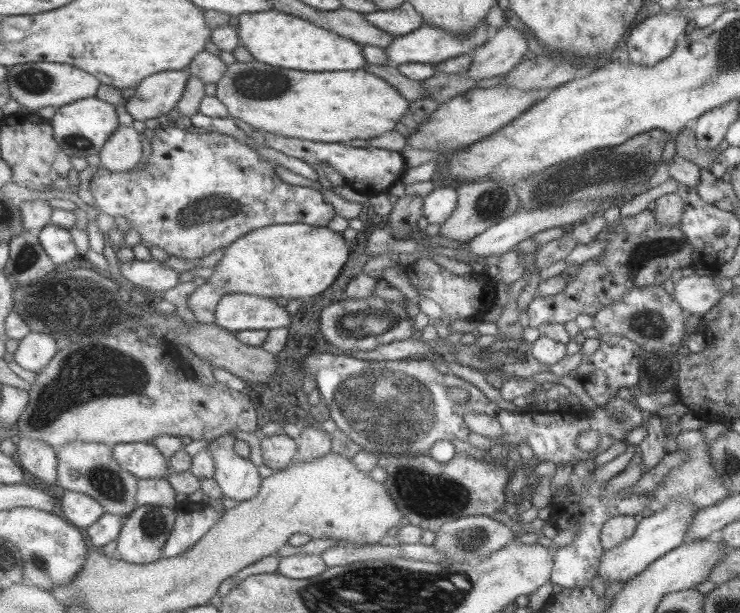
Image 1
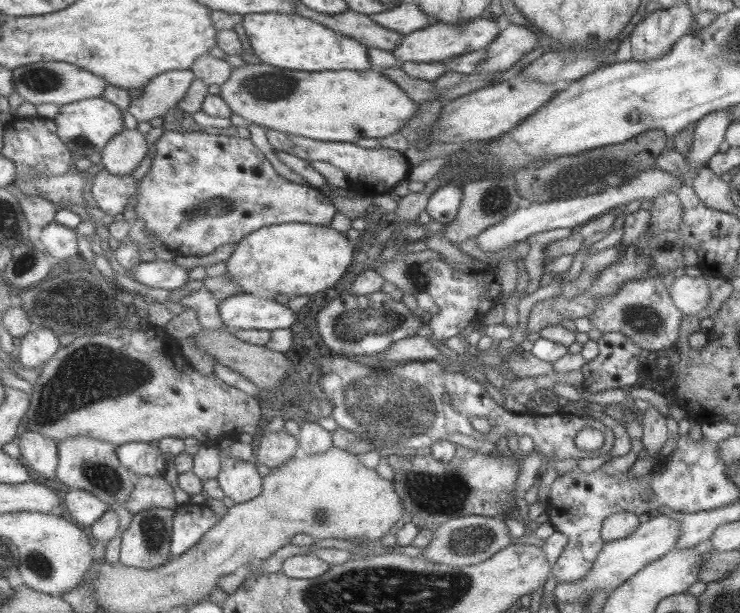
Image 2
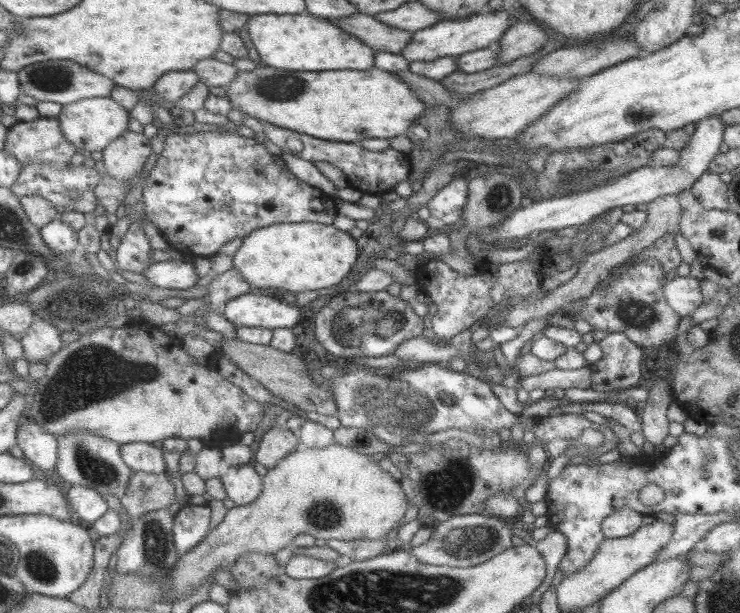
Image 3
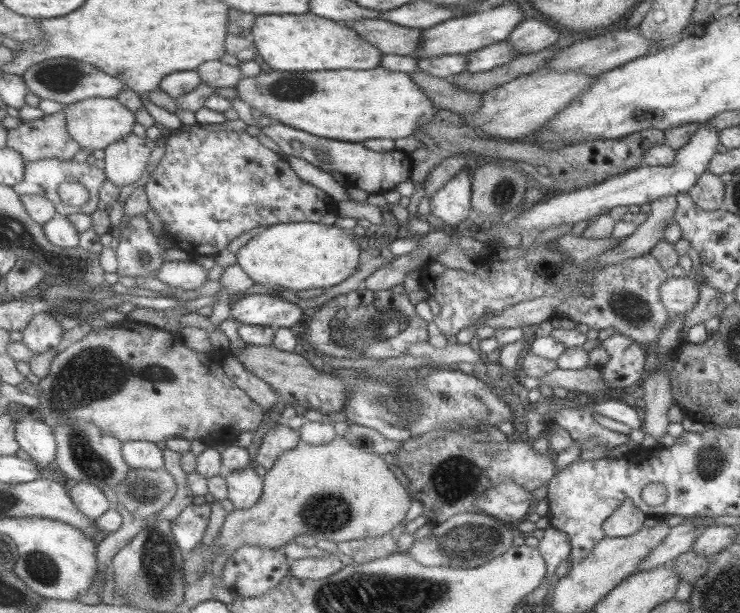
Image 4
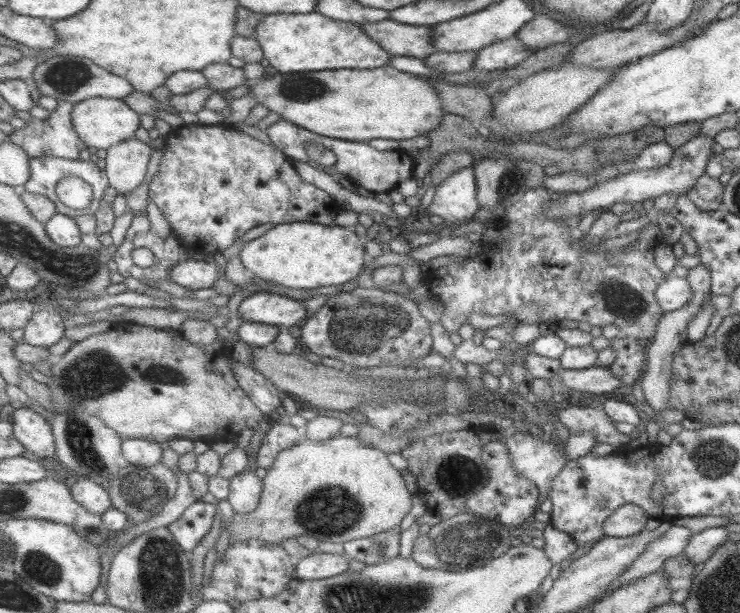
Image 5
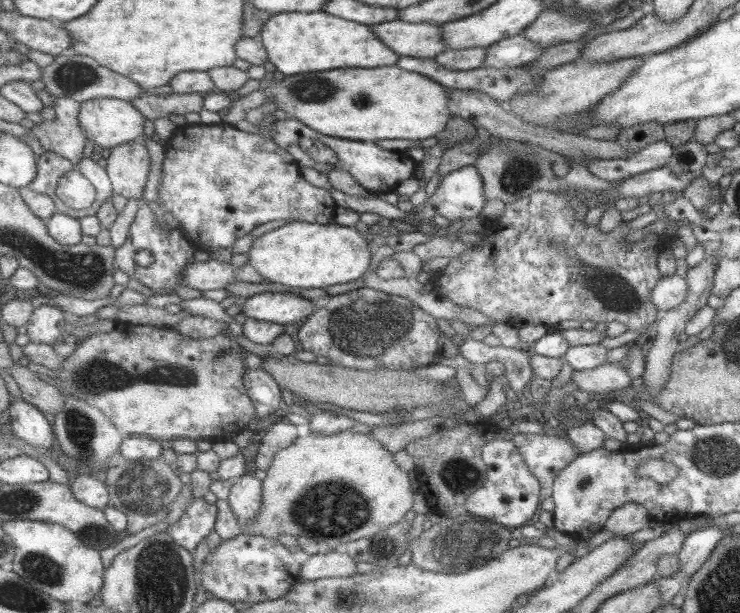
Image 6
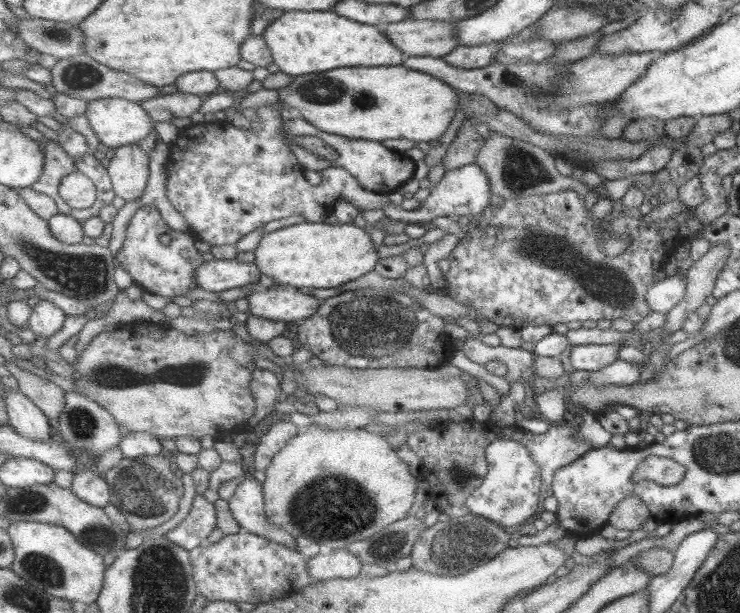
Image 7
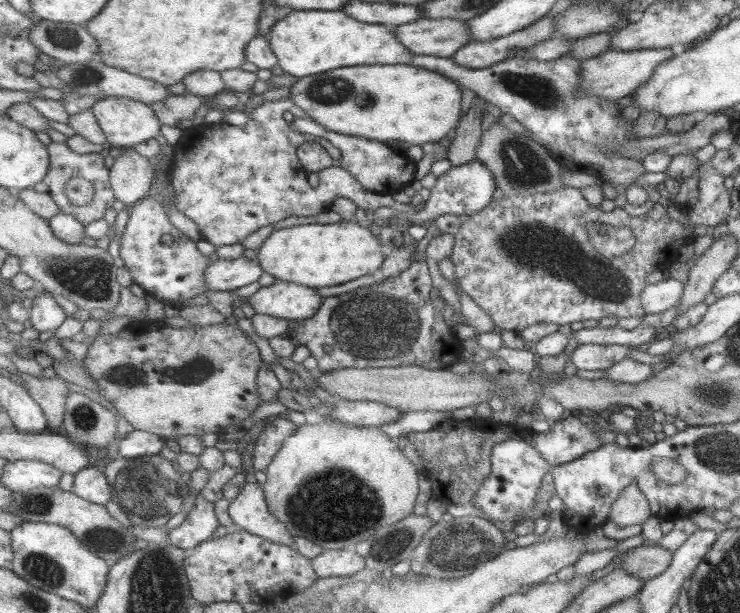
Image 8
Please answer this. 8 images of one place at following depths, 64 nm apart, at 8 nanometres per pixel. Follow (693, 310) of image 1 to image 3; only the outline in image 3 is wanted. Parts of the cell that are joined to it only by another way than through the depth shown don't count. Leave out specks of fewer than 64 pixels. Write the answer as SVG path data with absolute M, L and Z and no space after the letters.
M676 276L662 286L665 302L680 316L691 315L701 304L701 288L697 278Z

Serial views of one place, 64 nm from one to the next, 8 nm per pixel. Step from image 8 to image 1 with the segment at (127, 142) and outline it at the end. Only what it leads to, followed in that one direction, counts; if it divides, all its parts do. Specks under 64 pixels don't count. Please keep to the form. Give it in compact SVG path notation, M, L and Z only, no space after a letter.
M97 97L86 98L58 107L51 119L54 137L69 156L87 158L100 154L110 136L121 126L115 105Z

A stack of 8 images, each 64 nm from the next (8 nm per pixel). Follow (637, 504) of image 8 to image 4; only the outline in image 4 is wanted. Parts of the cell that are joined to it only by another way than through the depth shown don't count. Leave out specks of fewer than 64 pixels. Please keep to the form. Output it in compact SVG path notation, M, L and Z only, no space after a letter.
M625 499L617 510L614 510L602 524L605 537L624 537L637 532L643 526L647 515Z

